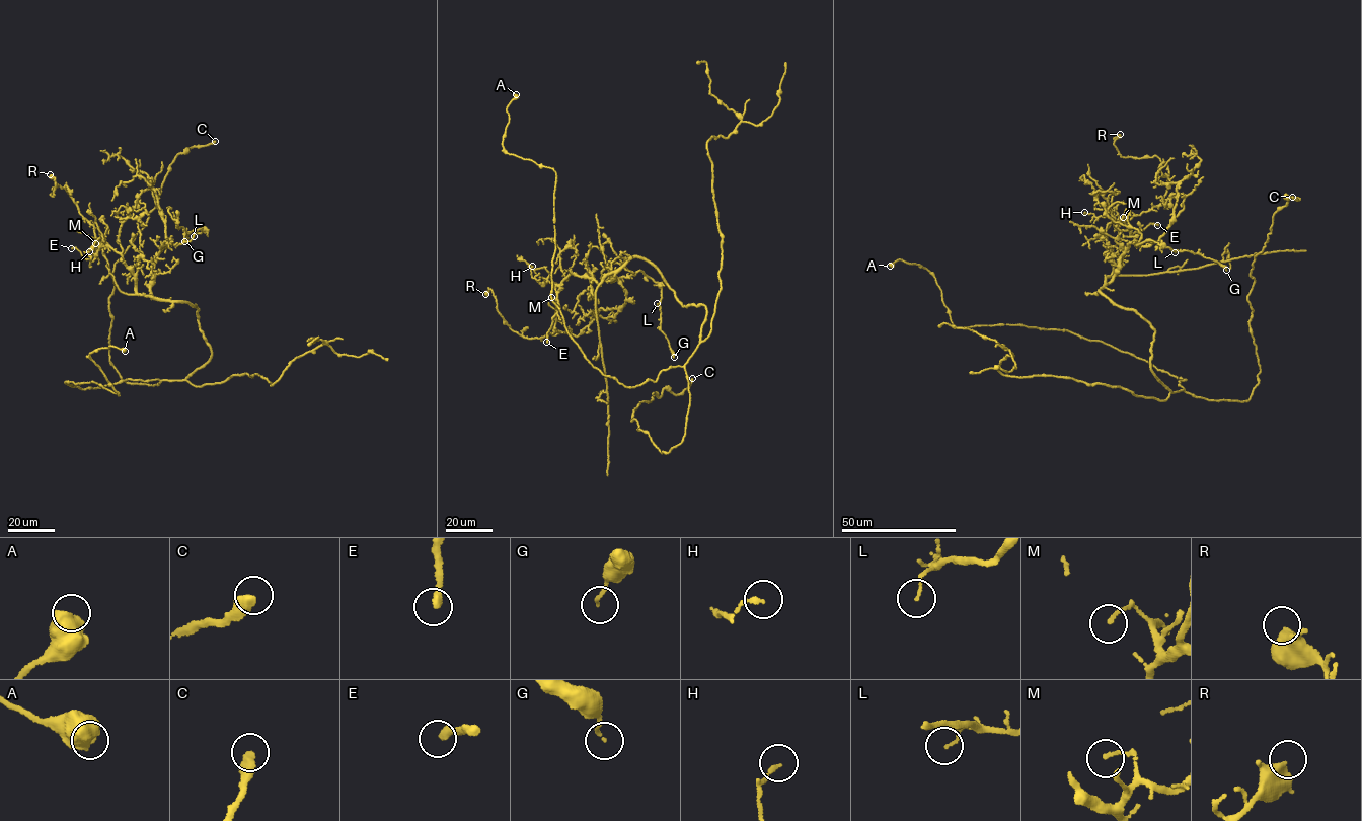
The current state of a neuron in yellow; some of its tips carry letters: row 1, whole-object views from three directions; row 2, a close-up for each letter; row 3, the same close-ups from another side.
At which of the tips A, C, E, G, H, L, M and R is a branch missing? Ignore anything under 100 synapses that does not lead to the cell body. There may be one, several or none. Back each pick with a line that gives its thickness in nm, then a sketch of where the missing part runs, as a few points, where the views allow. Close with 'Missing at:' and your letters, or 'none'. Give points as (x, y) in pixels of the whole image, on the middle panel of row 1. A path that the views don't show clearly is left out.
Missing at: none

